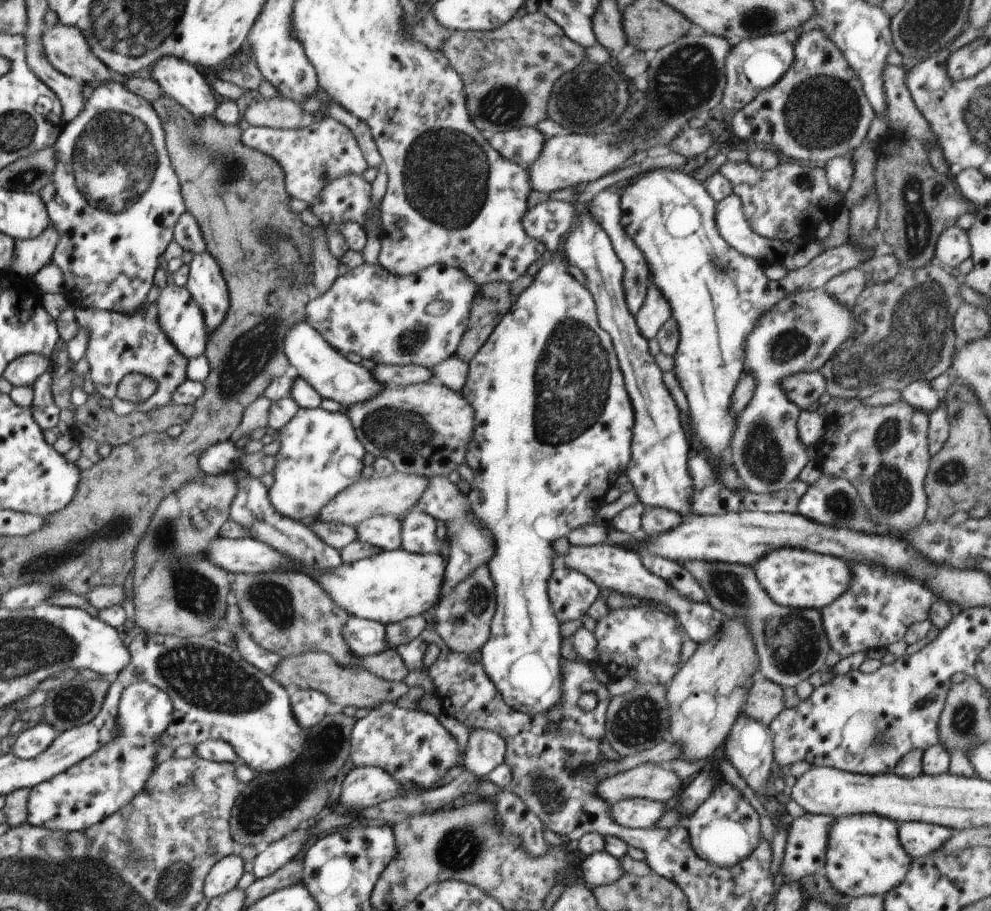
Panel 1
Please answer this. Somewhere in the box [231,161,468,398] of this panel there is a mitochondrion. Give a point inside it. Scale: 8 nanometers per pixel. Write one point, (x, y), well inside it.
(416, 339)

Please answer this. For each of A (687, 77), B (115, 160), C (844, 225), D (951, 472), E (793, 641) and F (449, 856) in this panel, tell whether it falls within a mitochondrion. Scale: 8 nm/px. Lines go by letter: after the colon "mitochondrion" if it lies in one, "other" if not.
A: mitochondrion
B: mitochondrion
C: other
D: mitochondrion
E: mitochondrion
F: mitochondrion

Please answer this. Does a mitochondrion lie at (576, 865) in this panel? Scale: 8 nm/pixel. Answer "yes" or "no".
no

